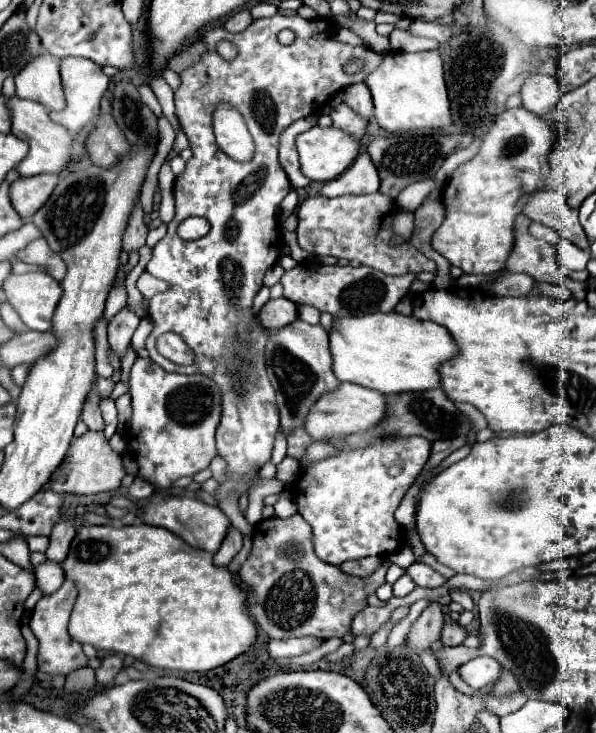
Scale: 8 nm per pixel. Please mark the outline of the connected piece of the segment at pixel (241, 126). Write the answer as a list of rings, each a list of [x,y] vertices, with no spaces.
[[[222,103],[216,107],[213,115],[213,129],[218,147],[236,161],[248,161],[254,151],[252,137],[246,129],[244,117],[236,107]]]

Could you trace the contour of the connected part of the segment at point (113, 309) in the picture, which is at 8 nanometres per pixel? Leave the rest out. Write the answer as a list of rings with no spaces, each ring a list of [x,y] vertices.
[[[116,287],[110,291],[108,295],[108,301],[106,301],[106,309],[104,309],[104,317],[106,321],[110,321],[124,305],[126,305],[126,289],[124,287]]]

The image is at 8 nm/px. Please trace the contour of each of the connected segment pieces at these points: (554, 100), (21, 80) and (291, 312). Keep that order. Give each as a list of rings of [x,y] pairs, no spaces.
[[[530,75],[522,85],[522,107],[534,115],[546,115],[562,99],[562,87],[554,75]]]
[[[48,53],[36,55],[16,75],[16,95],[46,105],[52,111],[64,109],[64,93],[60,85],[58,59]]]
[[[280,297],[276,301],[268,301],[260,313],[258,313],[258,321],[264,329],[274,329],[274,327],[284,327],[288,323],[292,323],[292,319],[298,319],[296,315],[296,303]]]

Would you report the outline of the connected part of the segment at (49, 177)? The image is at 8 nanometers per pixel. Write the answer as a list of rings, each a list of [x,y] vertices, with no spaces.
[[[42,173],[36,177],[20,177],[10,185],[10,201],[22,219],[32,217],[52,195],[58,175]]]

